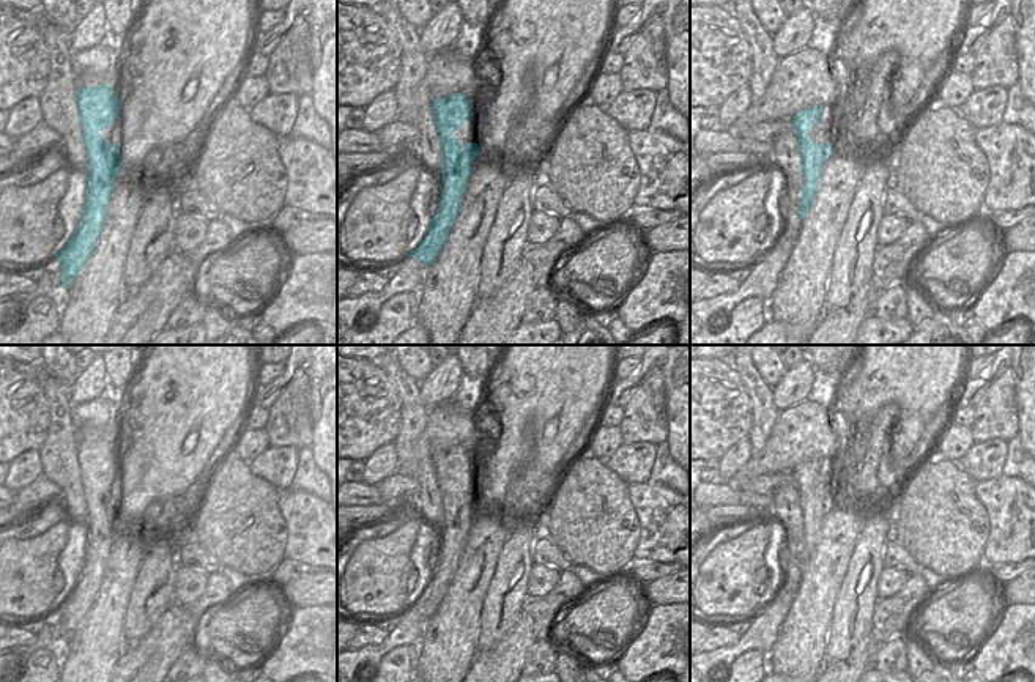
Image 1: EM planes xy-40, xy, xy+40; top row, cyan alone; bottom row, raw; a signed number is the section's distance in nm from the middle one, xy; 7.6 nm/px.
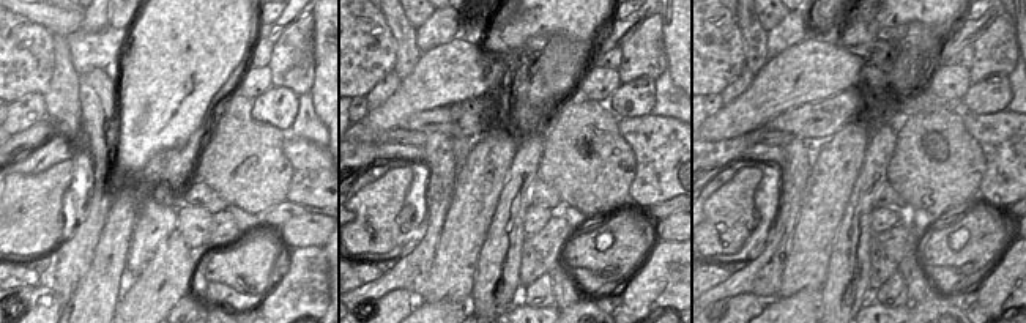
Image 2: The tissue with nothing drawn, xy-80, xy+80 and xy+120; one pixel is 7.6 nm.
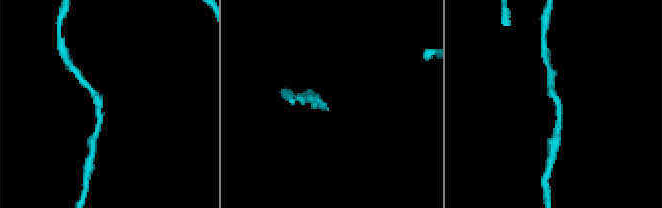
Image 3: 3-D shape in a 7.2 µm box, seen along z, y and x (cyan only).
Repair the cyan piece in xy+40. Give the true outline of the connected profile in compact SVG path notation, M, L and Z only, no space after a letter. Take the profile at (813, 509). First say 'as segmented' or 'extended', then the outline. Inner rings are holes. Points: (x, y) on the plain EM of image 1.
as segmented | M808 460L792 469L794 482L799 490L802 526L805 529L805 539L802 542L800 572L807 569L813 556L813 550L818 543L821 531L821 521L830 509L830 496L816 498L814 493L810 493L805 487L808 482L819 476L822 465L822 460Z

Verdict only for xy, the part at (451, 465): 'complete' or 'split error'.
complete

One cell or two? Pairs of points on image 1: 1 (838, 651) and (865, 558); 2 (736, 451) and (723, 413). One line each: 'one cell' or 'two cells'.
1: one cell
2: two cells

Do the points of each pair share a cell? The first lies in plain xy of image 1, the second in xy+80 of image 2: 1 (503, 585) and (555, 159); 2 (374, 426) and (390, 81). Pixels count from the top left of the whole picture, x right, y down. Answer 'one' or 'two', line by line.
1: two
2: two

